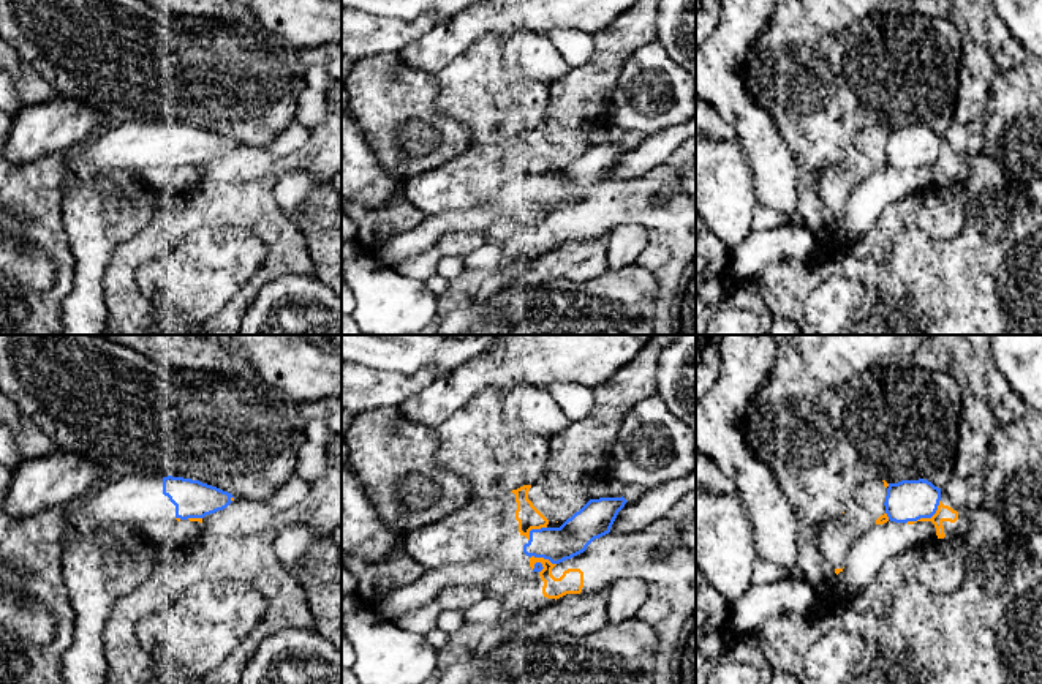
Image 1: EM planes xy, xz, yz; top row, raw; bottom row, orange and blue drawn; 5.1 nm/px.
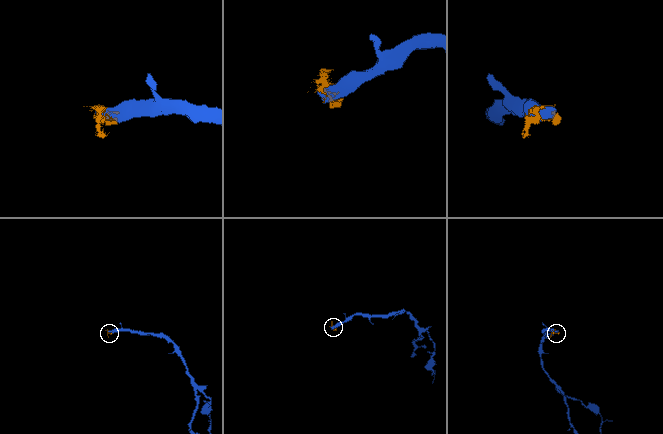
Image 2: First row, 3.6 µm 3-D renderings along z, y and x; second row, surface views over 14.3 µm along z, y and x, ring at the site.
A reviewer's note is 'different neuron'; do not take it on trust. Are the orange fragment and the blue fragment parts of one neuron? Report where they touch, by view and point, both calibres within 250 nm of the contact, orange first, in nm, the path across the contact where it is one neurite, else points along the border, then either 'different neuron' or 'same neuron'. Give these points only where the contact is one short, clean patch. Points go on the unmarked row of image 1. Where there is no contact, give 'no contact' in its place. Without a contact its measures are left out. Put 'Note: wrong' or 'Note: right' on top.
Note: right
contact yz (927, 165); calibres 80 and 200 nm; different neuron

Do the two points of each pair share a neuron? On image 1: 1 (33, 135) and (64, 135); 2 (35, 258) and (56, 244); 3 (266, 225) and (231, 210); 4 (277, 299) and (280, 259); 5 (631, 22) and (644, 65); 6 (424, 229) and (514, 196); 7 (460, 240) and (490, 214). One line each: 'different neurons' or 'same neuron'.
1: same neuron
2: different neurons
3: same neuron
4: different neurons
5: different neurons
6: same neuron
7: different neurons

